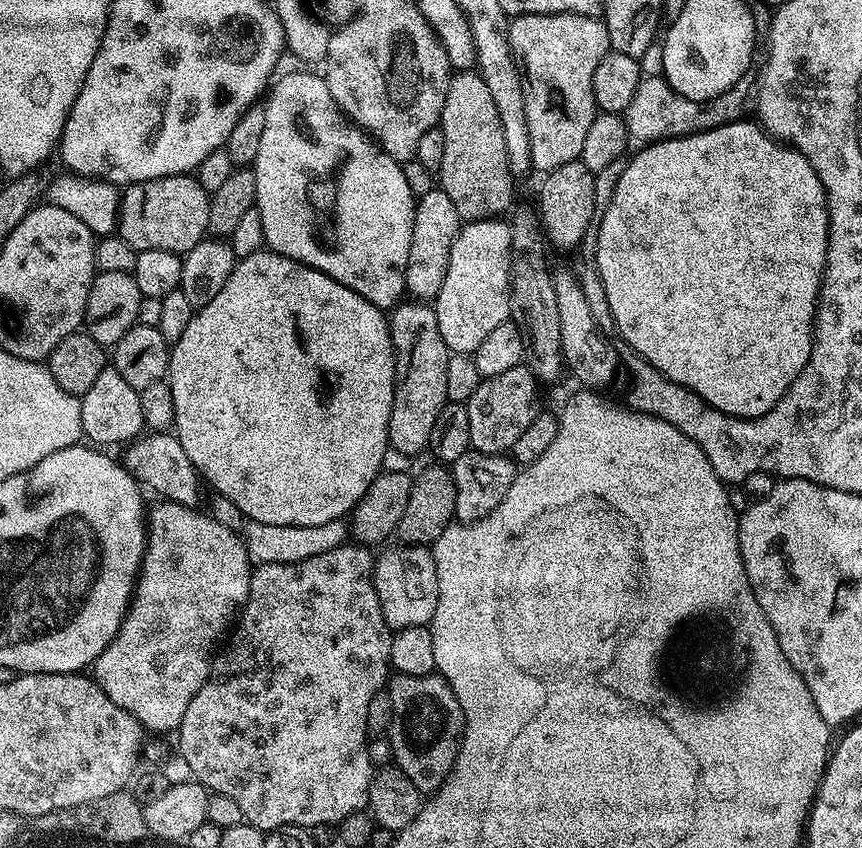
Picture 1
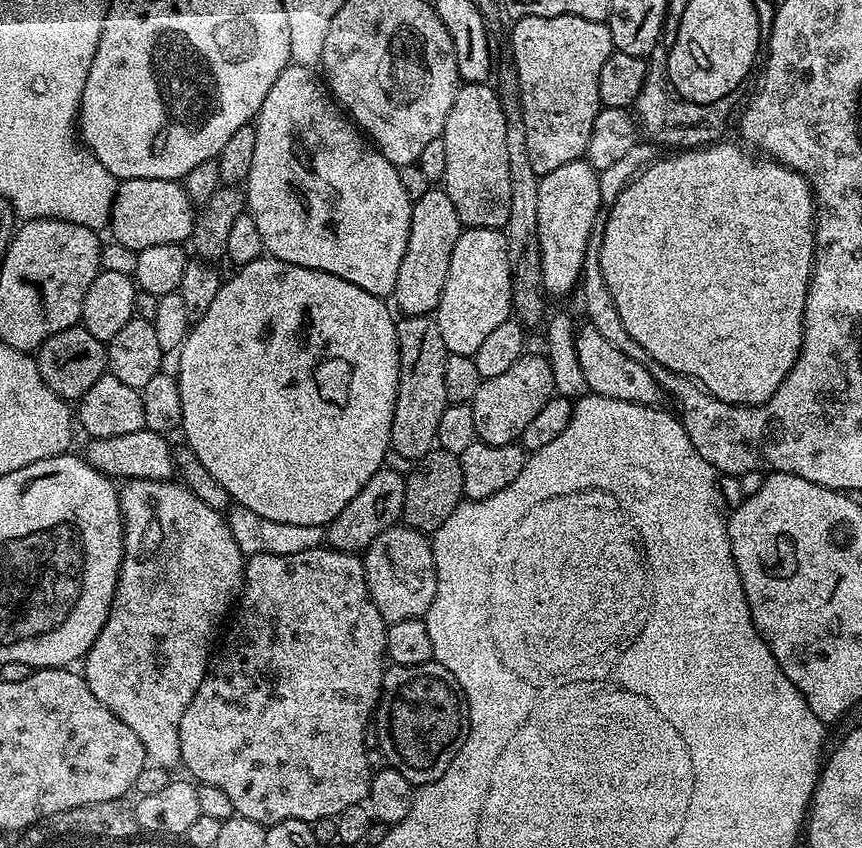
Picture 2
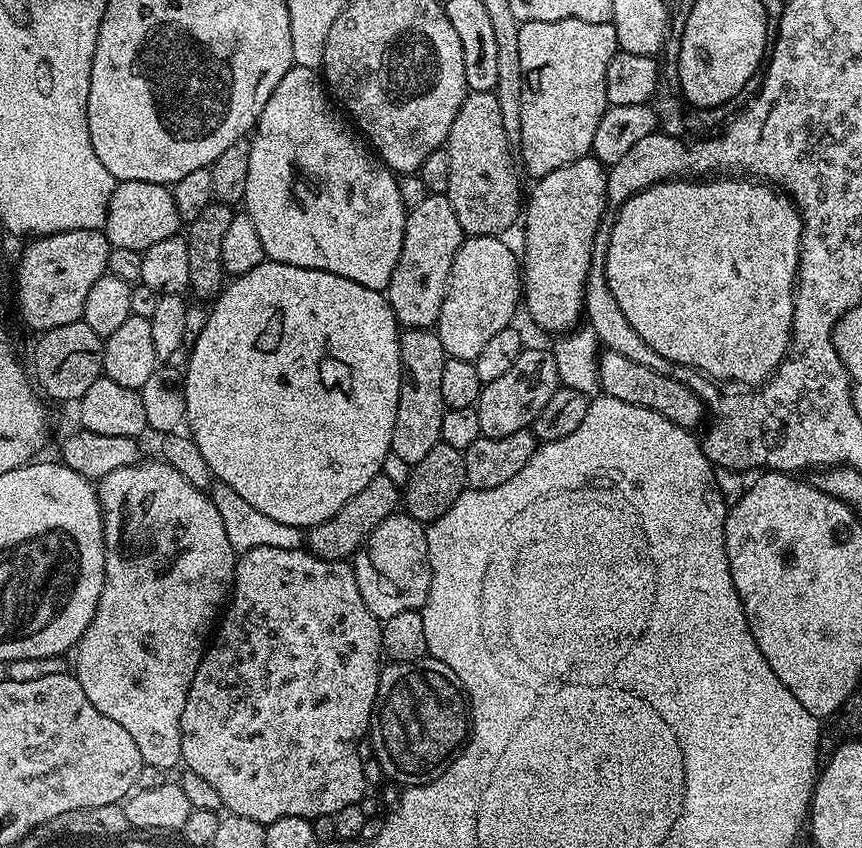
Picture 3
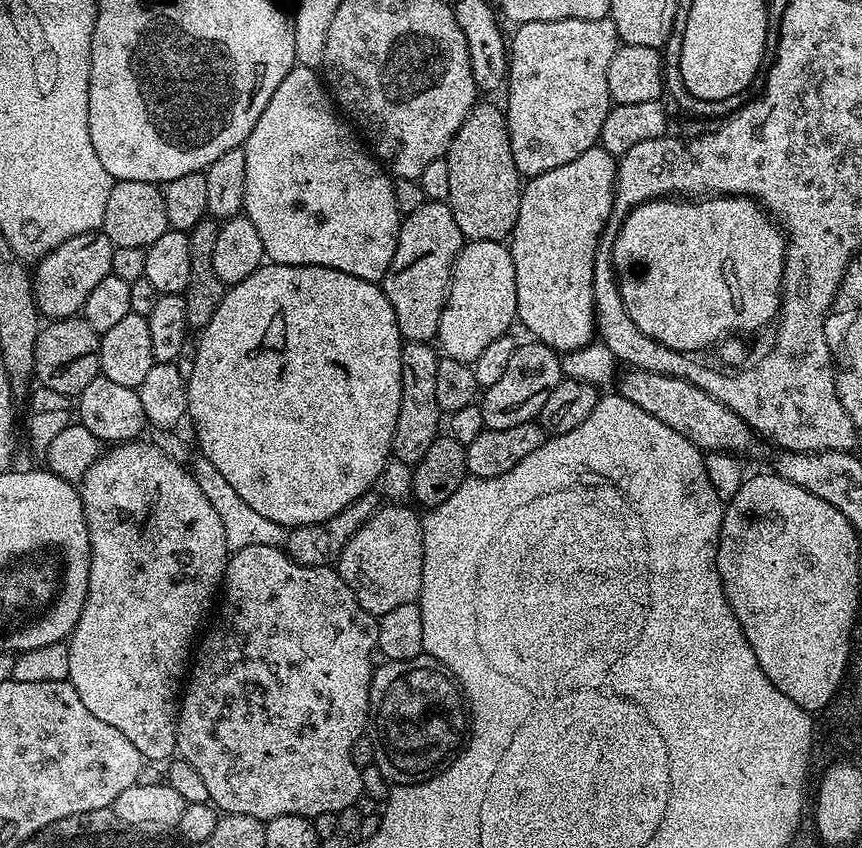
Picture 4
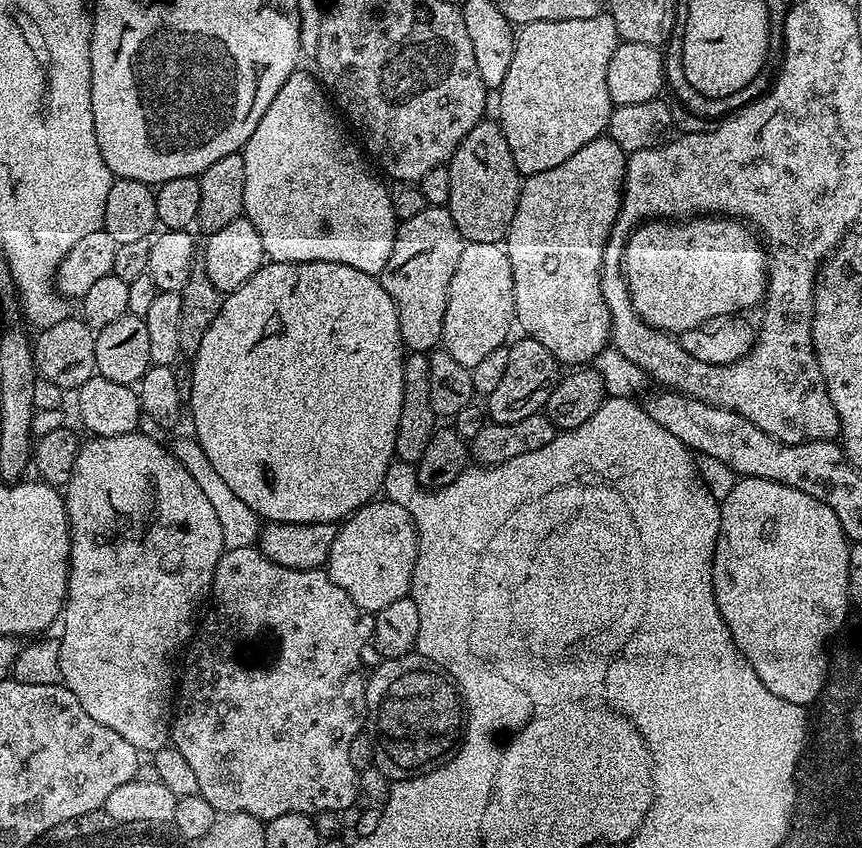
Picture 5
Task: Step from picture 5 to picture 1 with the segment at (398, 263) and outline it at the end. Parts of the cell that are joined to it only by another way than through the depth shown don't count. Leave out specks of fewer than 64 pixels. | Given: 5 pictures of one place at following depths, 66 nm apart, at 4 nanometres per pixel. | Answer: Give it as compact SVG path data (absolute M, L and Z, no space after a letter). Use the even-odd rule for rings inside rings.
M438 186L432 187L430 194L422 194L416 201L416 213L412 219L412 233L410 234L410 258L406 262L406 282L404 283L407 295L416 302L435 301L437 294L442 290L442 282L446 282L446 270L450 266L450 250L452 239L460 233L462 221L458 210L454 210L454 202Z

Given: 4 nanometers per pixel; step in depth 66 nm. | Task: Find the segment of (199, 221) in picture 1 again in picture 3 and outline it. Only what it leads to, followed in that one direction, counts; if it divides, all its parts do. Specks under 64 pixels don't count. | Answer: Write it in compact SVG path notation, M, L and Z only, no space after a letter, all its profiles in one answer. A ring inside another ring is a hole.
M122 180L112 191L102 231L108 235L108 242L113 248L134 250L142 254L157 242L177 235L181 228L182 221L178 206L174 206L171 187L141 180Z

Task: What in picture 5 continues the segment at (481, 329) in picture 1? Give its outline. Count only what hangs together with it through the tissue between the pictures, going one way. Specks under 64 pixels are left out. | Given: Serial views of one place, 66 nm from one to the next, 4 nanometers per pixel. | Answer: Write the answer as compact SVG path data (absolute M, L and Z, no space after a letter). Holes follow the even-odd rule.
M490 242L465 243L454 278L450 278L446 322L442 326L443 351L462 362L462 366L473 368L482 358L509 343L508 335L512 328L514 332L515 324L514 274L507 251Z

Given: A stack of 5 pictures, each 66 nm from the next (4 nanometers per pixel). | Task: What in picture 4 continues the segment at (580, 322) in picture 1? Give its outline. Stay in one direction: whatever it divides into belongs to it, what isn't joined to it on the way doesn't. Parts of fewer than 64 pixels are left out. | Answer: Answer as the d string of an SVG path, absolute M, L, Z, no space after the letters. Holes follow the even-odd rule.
M628 368L618 376L618 395L626 398L626 402L634 402L634 406L646 410L658 422L670 426L670 430L682 434L682 438L690 438L694 446L708 454L741 454L754 441L752 427L734 410L722 406L706 390L686 382L682 378L663 376L647 372L641 368Z

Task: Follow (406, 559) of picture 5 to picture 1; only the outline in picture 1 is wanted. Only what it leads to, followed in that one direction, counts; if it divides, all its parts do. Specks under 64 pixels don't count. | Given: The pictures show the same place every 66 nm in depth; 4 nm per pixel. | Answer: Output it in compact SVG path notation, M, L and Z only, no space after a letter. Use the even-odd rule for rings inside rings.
M397 543L397 548L385 547L372 565L372 581L382 606L388 627L395 630L406 626L431 625L434 610L438 610L438 574L431 551L423 544Z

